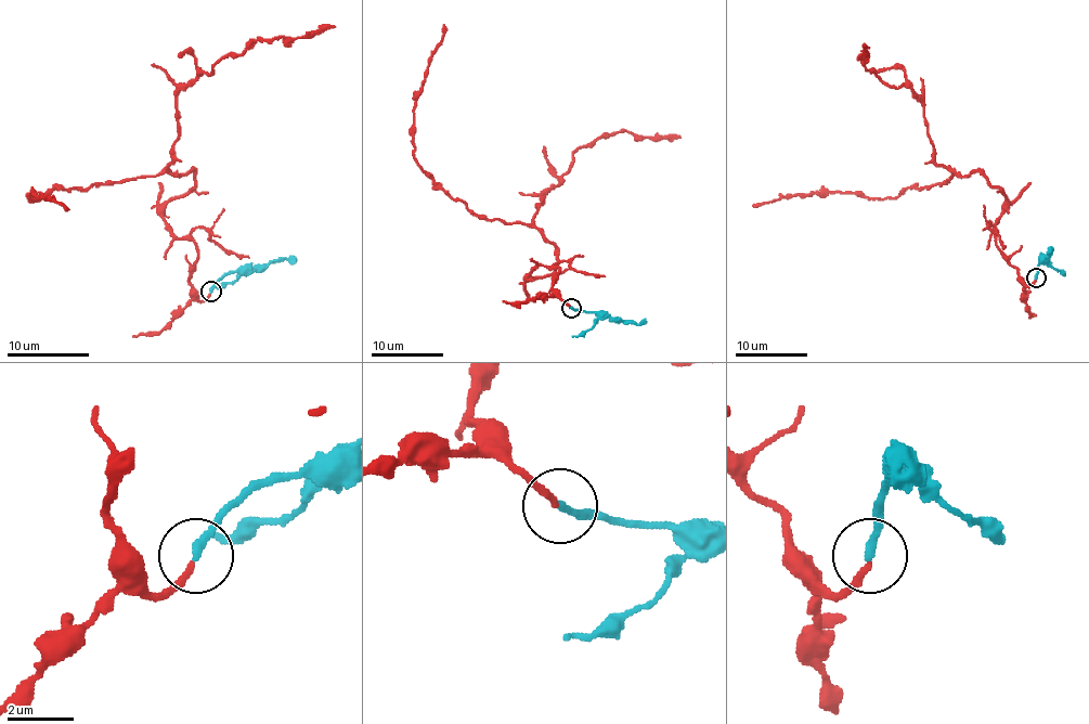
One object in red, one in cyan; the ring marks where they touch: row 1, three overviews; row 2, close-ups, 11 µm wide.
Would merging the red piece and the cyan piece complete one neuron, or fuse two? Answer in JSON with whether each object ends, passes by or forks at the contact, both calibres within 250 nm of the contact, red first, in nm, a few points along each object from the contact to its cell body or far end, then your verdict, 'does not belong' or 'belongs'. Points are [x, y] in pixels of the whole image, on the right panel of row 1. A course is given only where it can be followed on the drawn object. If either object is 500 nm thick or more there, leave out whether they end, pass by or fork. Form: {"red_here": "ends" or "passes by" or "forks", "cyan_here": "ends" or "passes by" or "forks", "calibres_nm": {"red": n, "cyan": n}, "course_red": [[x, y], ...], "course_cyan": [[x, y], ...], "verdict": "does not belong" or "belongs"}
{"red_here": "ends", "cyan_here": "ends", "calibres_nm": {"red": 180, "cyan": 240}, "course_red": [[1036, 279], [1027, 285], [997, 244], [993, 228], [1006, 199], [979, 172], [897, 197], [824, 192], [753, 206]], "course_cyan": [[1036, 279], [1040, 260], [1047, 254]], "verdict": "belongs"}

